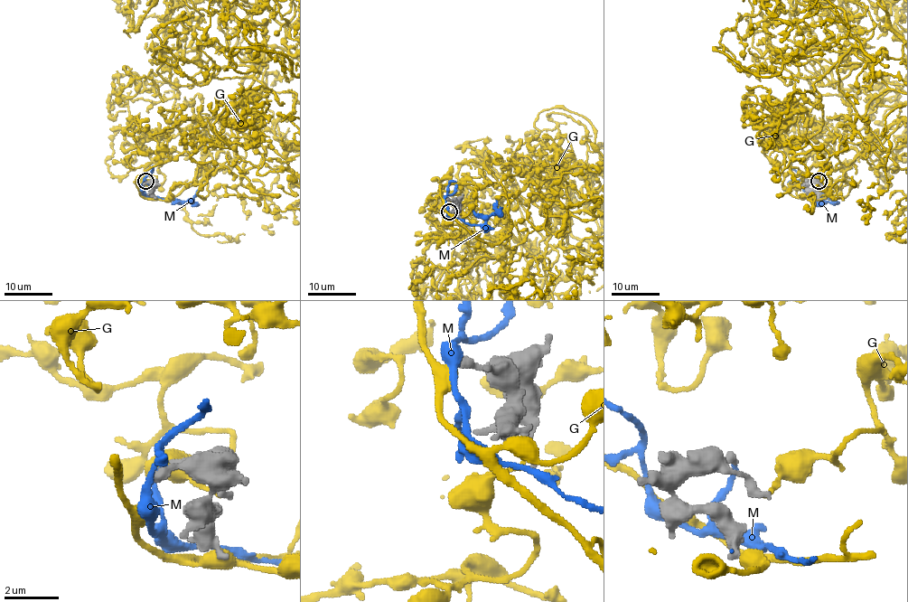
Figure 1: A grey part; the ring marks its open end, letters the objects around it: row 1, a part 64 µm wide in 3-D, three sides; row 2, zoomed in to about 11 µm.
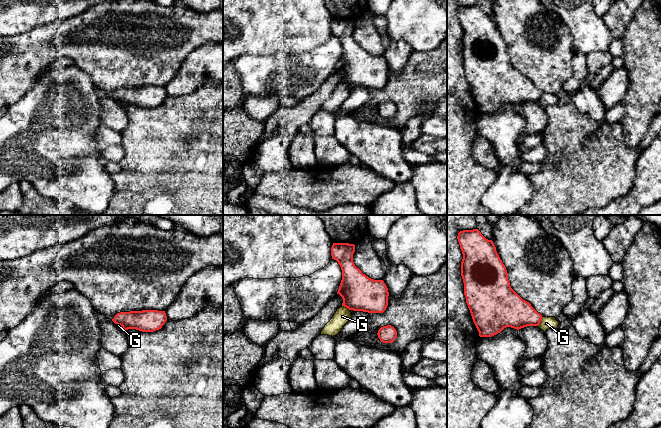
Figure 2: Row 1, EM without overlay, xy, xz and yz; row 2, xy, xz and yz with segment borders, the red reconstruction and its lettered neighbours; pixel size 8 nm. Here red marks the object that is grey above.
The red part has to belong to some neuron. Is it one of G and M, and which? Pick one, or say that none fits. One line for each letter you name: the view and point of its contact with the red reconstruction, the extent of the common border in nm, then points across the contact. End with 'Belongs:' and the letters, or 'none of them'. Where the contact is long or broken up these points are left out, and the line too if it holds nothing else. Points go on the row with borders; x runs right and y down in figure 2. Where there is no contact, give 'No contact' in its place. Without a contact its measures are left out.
M: No contact
Belongs: M

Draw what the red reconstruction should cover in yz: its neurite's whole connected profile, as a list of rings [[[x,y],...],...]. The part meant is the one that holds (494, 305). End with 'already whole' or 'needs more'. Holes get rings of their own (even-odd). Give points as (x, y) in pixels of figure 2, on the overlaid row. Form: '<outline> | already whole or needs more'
[[[478,229],[460,231],[457,239],[463,254],[461,276],[464,295],[479,336],[492,337],[506,327],[519,330],[538,326],[542,315],[511,288],[506,267],[493,241],[486,239]]] | already whole

